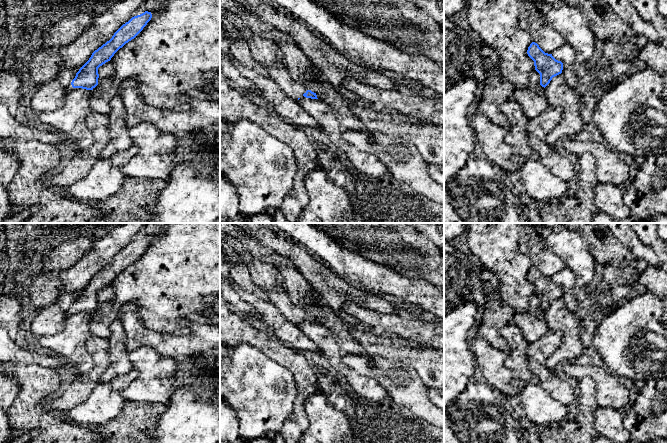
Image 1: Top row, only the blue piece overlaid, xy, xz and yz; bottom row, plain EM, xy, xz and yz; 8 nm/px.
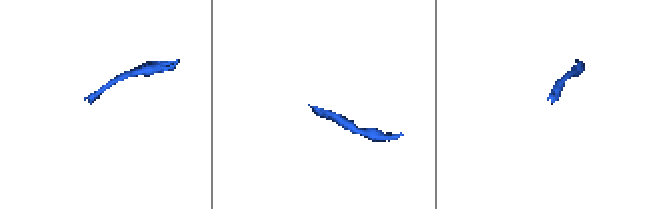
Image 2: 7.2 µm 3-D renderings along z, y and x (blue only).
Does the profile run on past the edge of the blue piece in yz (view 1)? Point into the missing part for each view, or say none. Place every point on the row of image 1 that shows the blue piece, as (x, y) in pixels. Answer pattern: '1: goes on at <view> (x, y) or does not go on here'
1: does not go on here

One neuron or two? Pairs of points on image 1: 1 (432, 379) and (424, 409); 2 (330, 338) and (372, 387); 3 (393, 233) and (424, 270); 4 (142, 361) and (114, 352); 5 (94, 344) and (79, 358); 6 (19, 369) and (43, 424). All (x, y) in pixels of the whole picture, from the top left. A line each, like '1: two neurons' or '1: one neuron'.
1: two neurons
2: one neuron
3: one neuron
4: two neurons
5: two neurons
6: one neuron

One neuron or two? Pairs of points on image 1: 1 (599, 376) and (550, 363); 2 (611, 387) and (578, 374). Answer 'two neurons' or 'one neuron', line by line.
1: two neurons
2: one neuron

